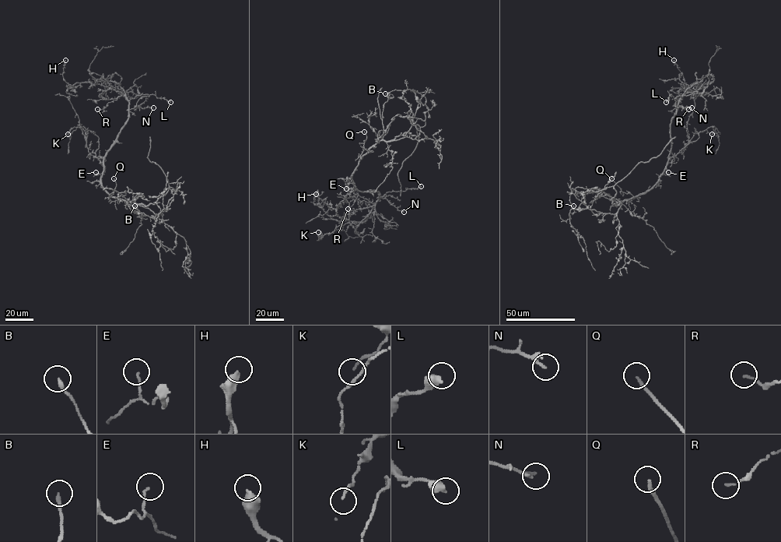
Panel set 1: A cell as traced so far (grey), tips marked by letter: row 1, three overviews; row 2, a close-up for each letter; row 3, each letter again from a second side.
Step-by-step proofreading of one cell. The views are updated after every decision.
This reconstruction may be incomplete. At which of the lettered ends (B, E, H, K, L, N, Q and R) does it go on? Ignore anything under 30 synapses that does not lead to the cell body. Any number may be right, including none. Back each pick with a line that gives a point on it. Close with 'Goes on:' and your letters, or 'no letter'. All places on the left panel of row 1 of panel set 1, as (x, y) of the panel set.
Goes on: no letter

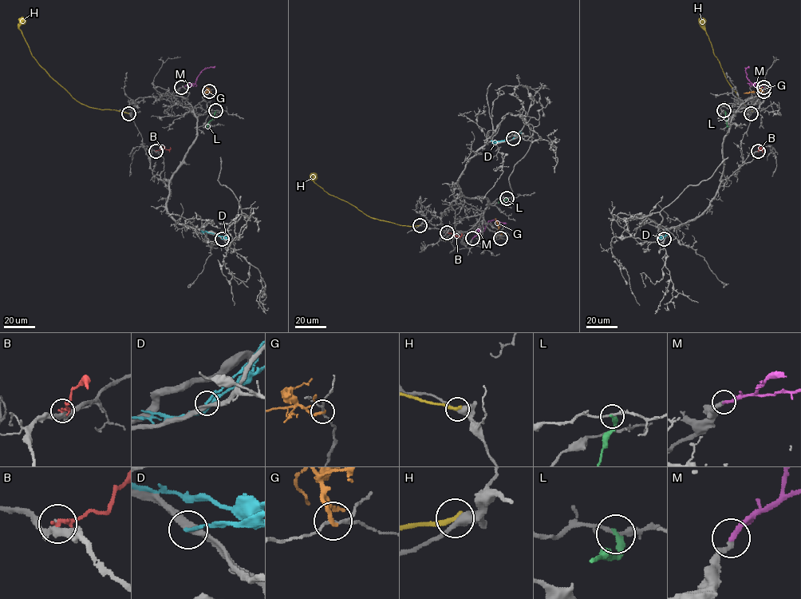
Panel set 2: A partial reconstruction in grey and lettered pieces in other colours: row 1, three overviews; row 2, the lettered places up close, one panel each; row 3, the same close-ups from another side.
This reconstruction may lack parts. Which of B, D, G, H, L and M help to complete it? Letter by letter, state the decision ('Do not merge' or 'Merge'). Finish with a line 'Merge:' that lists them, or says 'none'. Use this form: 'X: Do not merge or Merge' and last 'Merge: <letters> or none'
B: Do not merge
D: Do not merge
G: Do not merge
H: Do not merge
L: Do not merge
M: Merge
Merge: M

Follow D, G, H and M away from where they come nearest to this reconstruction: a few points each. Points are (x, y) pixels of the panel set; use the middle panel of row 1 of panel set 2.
D: (513, 138), (516, 136), (509, 140), (491, 140)
G: (500, 238), (495, 218)
H: (419, 225), (402, 225), (372, 218), (326, 192), (310, 178), (315, 175)
M: (472, 238), (483, 232), (489, 221), (507, 223)

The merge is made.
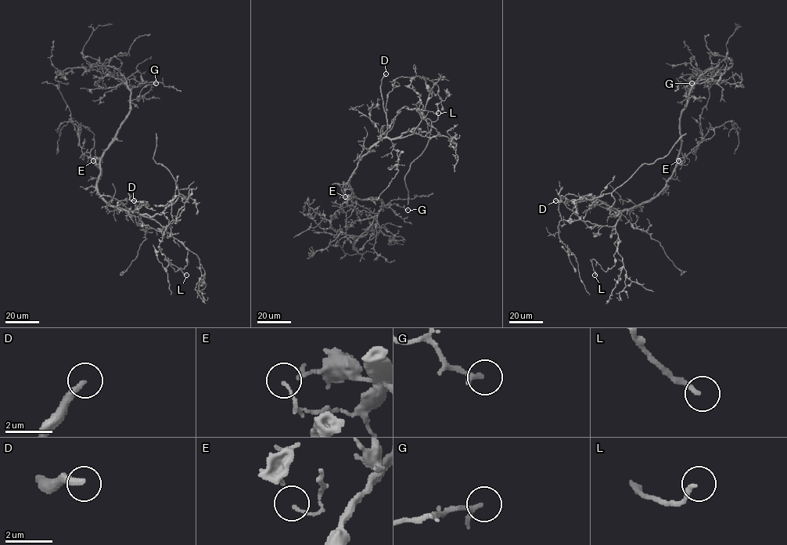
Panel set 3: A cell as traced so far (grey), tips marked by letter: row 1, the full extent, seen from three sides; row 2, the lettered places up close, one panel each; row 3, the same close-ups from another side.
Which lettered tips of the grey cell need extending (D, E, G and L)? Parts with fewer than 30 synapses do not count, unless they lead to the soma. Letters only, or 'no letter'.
D

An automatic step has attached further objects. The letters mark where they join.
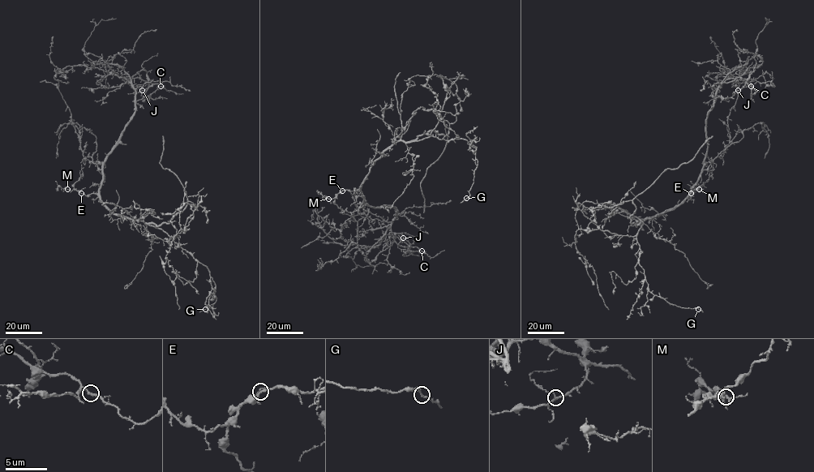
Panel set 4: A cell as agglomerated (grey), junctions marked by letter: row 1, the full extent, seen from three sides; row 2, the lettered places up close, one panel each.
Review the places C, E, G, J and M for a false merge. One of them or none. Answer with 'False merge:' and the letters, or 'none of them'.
False merge: none of them

